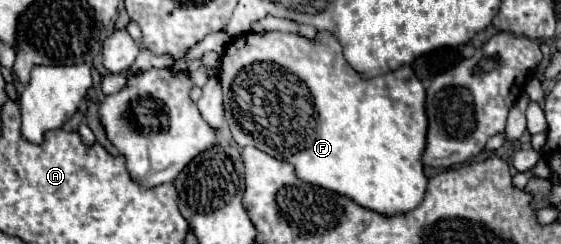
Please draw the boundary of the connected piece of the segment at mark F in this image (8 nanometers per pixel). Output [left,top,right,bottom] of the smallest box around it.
[218,32,428,216]

